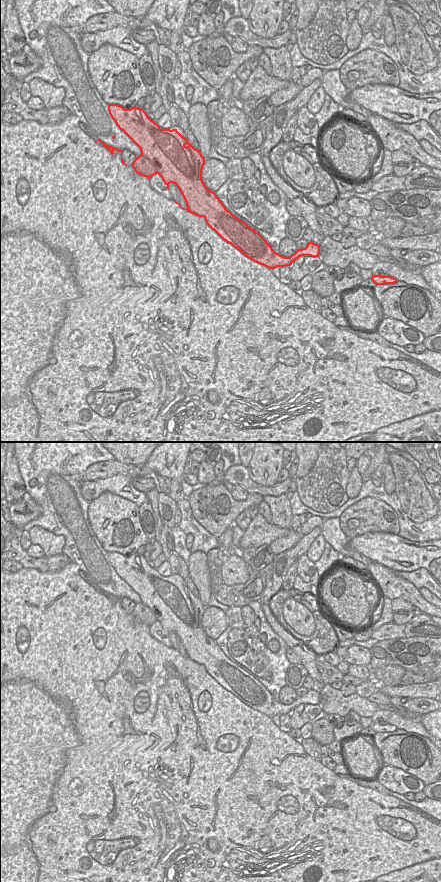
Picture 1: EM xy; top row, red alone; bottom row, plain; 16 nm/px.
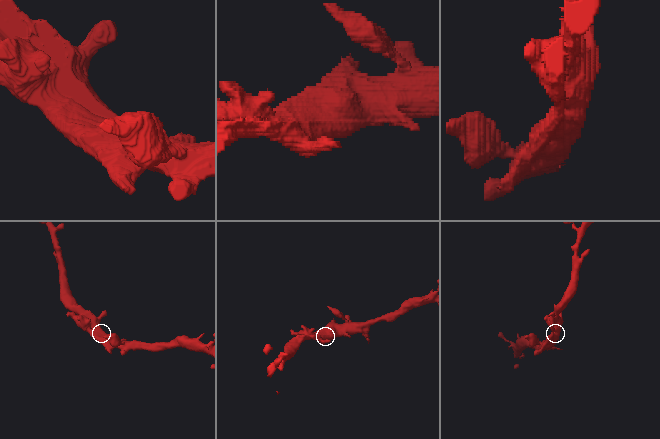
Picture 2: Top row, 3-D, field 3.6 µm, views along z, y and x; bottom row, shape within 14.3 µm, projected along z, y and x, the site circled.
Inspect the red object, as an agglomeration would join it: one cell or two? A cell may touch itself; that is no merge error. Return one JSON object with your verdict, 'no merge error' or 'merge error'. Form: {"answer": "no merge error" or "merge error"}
{"answer": "no merge error"}

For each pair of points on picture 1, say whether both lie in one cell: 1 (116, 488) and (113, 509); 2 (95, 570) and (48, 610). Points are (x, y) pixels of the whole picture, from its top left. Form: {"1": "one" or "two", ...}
{"1": "two", "2": "two"}

